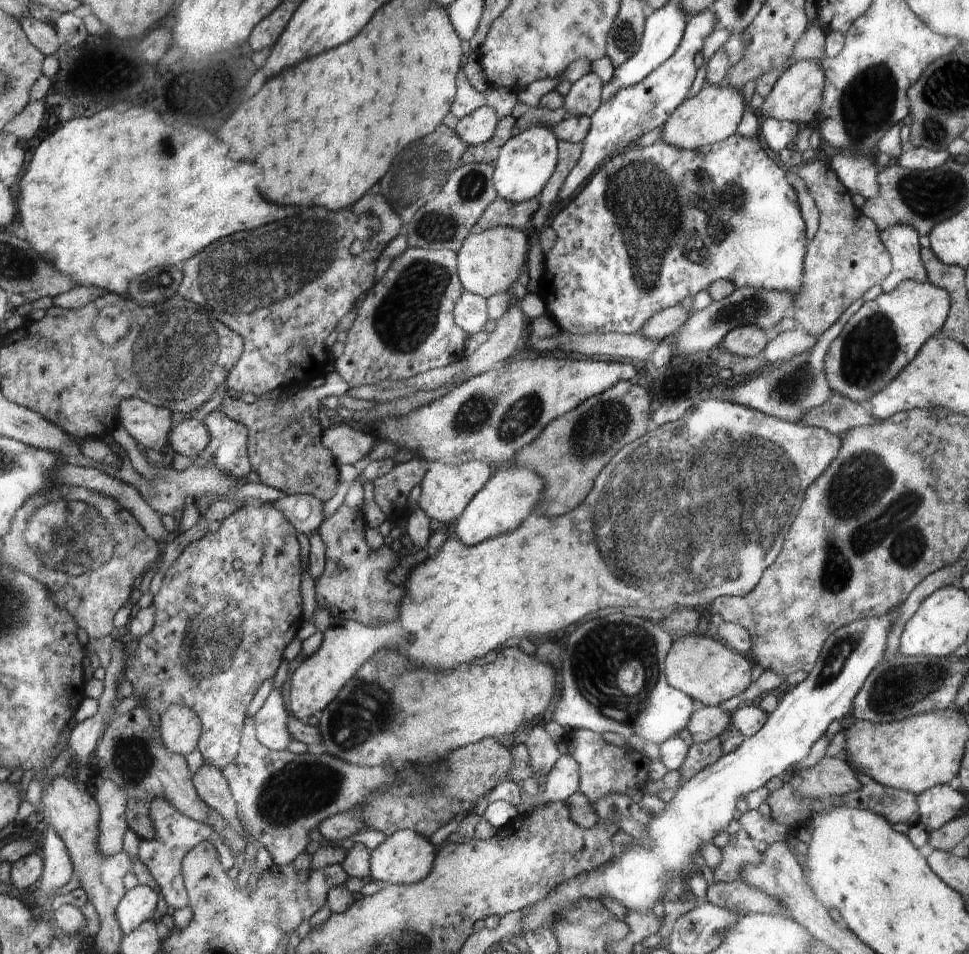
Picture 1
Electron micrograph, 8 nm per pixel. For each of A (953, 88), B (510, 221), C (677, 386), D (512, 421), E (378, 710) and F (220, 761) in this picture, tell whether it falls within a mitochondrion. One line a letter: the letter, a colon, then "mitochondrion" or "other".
A: mitochondrion
B: other
C: mitochondrion
D: mitochondrion
E: mitochondrion
F: other

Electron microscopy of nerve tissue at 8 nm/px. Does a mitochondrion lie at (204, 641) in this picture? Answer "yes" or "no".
yes

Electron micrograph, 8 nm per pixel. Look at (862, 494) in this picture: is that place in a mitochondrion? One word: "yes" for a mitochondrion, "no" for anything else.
yes

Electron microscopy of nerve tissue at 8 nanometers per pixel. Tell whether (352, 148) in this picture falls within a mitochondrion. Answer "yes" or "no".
no

